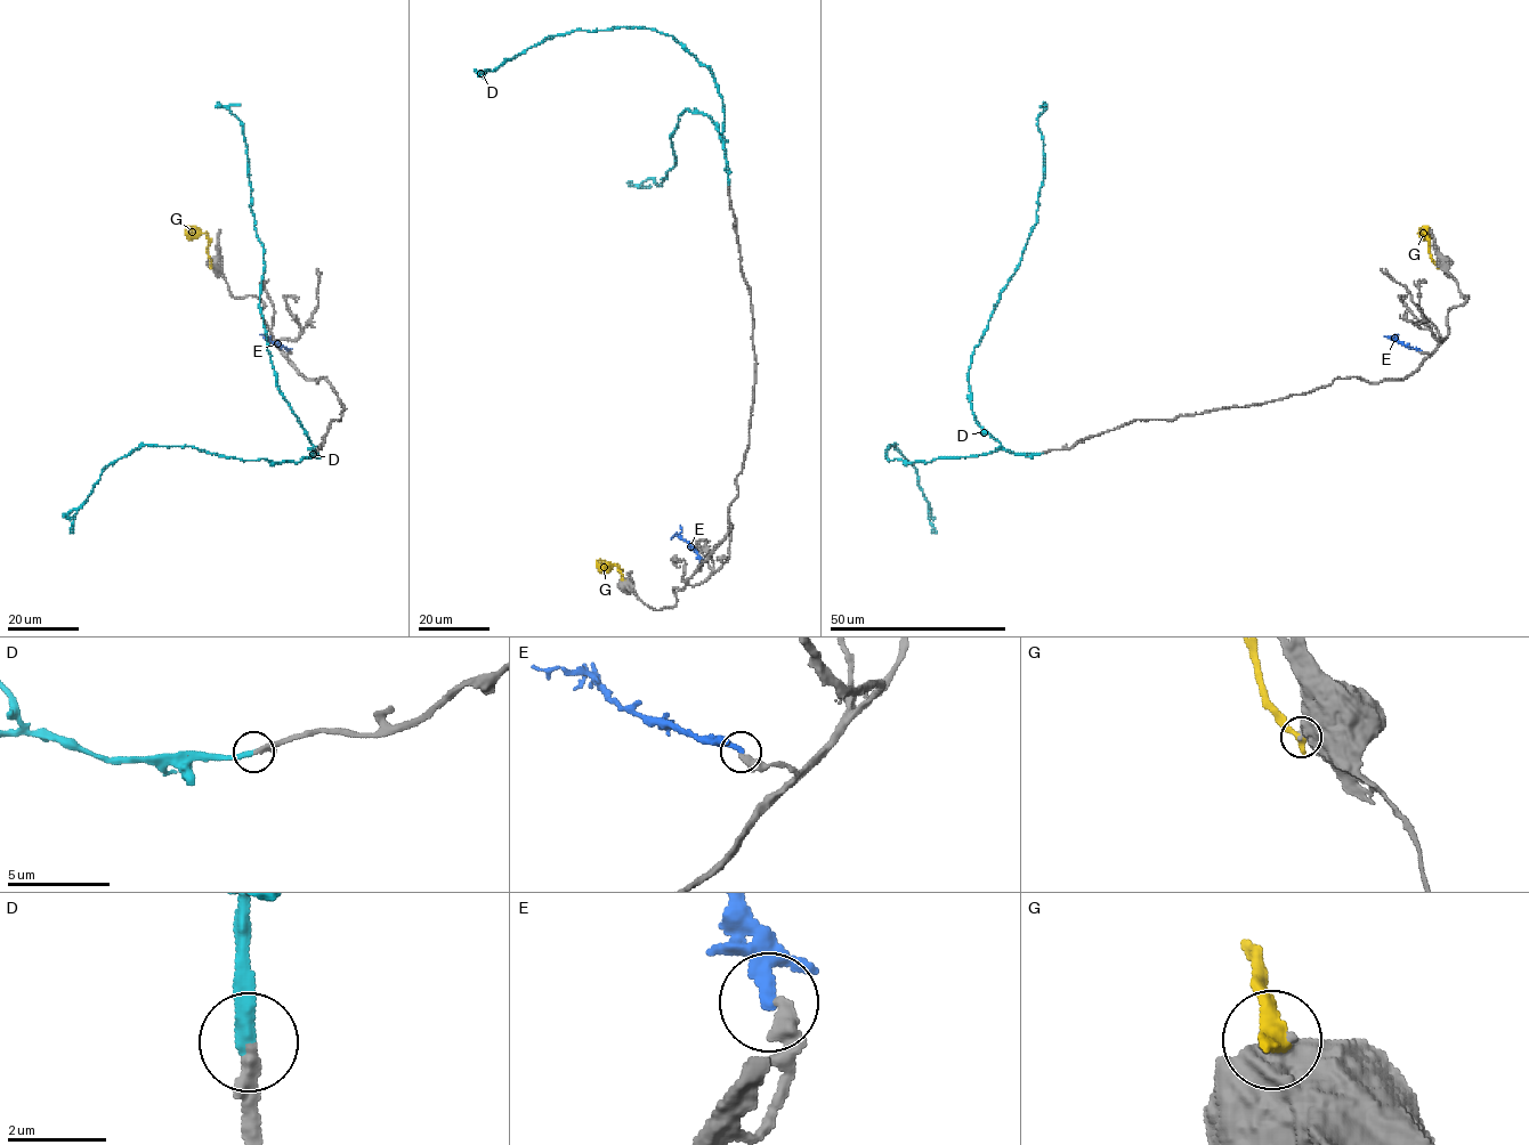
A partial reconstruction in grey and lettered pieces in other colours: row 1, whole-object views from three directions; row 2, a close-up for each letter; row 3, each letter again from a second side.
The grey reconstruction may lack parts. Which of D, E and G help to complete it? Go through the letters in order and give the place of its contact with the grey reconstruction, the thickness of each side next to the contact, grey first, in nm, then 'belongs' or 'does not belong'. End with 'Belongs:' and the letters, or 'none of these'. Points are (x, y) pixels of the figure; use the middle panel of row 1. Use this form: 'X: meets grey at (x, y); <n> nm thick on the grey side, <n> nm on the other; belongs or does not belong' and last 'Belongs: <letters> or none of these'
D: meets grey at (728, 184); 260 nm thick on the grey side, 280 nm on the other; belongs
E: meets grey at (700, 561); 400 nm thick on the grey side, 320 nm on the other; does not belong
G: meets grey at (623, 578); 950 nm thick on the grey side, 400 nm on the other; does not belong
Belongs: D

